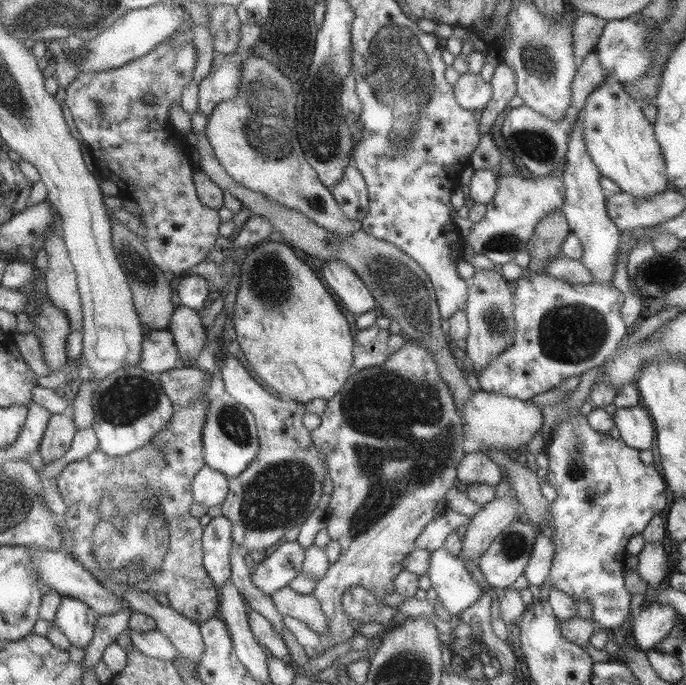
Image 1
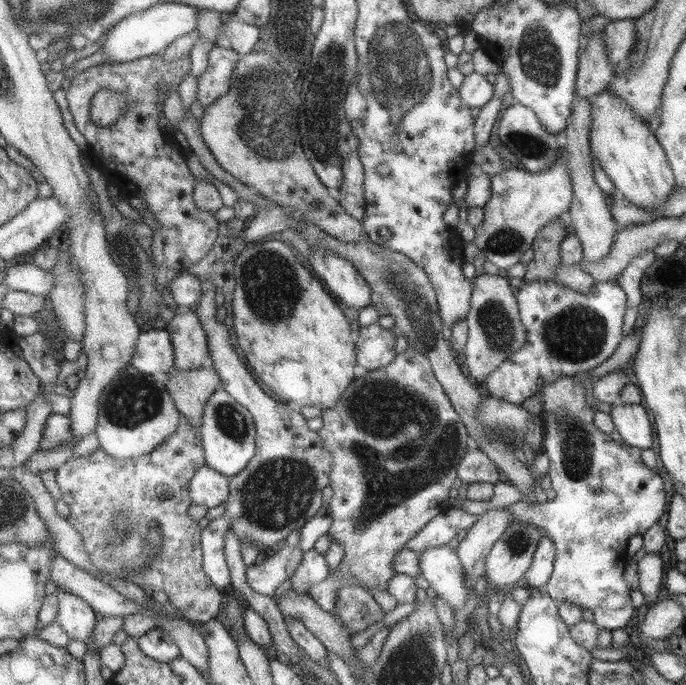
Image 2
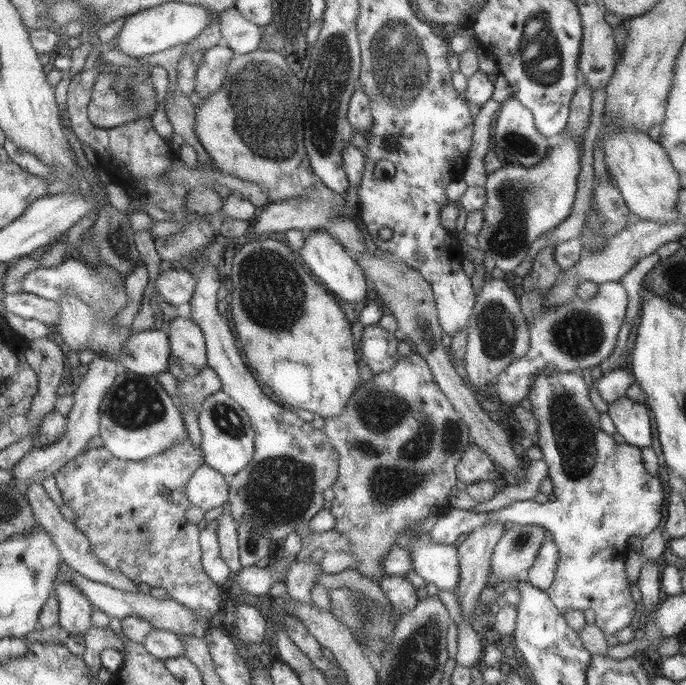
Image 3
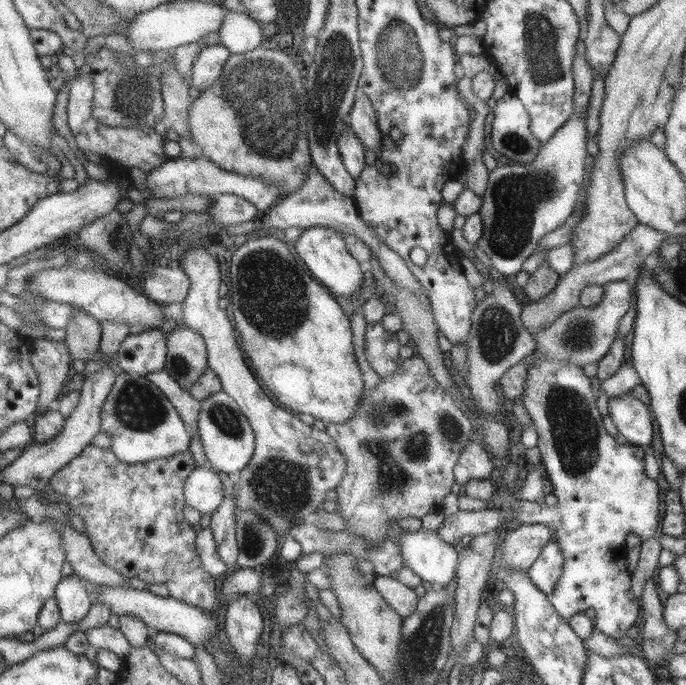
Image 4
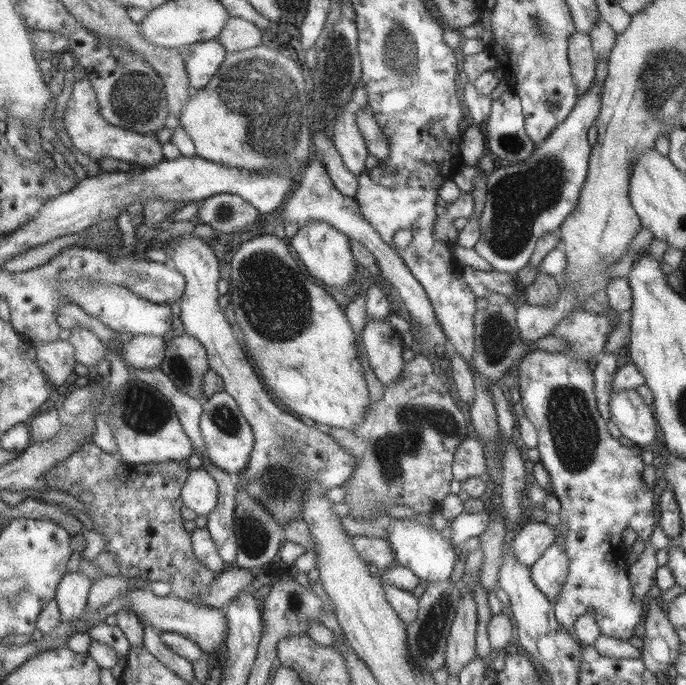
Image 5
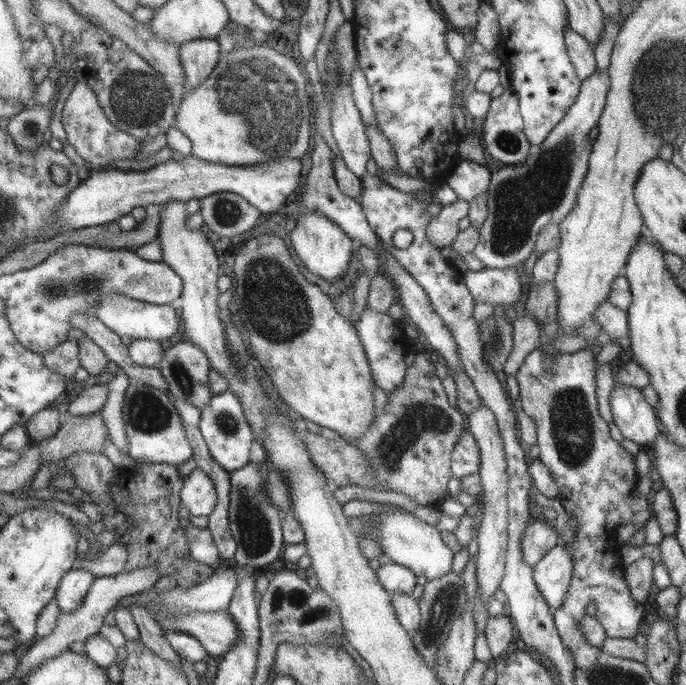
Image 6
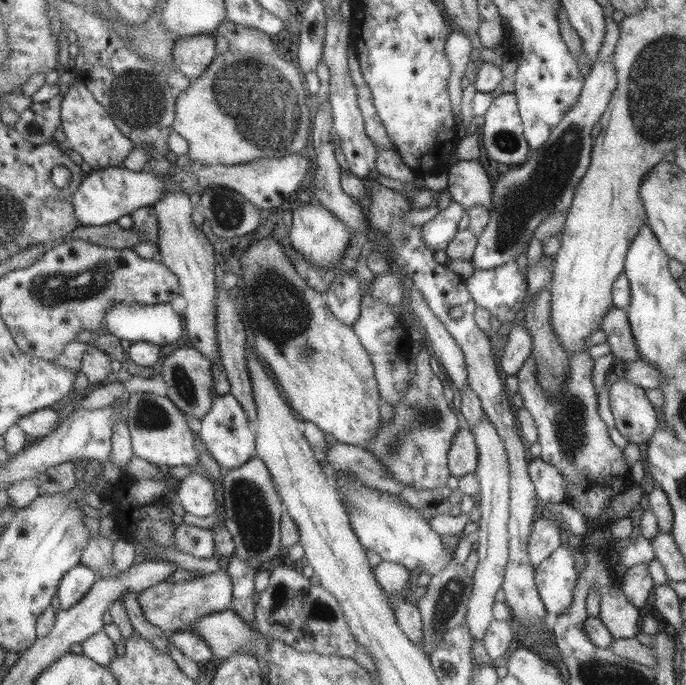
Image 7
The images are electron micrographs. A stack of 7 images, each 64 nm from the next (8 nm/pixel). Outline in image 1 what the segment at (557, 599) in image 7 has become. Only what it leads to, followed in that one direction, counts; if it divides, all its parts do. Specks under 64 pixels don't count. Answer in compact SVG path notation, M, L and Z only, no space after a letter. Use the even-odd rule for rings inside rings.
M540 532L535 540L528 566L526 566L523 574L530 585L540 586L540 584L544 584L549 580L554 553L555 544L552 538L545 532Z

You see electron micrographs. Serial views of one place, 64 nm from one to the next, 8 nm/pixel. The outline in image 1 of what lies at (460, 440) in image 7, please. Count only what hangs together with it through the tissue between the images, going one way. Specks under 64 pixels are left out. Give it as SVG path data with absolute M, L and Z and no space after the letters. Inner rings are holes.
M482 451L465 453L457 467L457 479L468 486L476 483L495 487L505 480L505 472Z

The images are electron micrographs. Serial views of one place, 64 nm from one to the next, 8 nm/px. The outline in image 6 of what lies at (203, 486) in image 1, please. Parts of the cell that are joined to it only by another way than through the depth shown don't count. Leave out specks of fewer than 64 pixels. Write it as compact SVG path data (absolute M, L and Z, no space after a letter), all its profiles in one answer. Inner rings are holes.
M196 468L184 479L181 490L181 504L192 516L209 516L217 505L214 482L204 471Z

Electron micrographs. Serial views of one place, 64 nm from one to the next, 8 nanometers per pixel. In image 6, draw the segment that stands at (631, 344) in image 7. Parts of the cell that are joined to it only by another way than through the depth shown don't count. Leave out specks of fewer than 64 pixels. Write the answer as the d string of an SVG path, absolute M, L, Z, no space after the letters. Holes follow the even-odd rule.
M608 298L599 304L594 315L594 321L602 327L606 340L618 341L626 338L629 333L629 320L627 311L614 306Z

